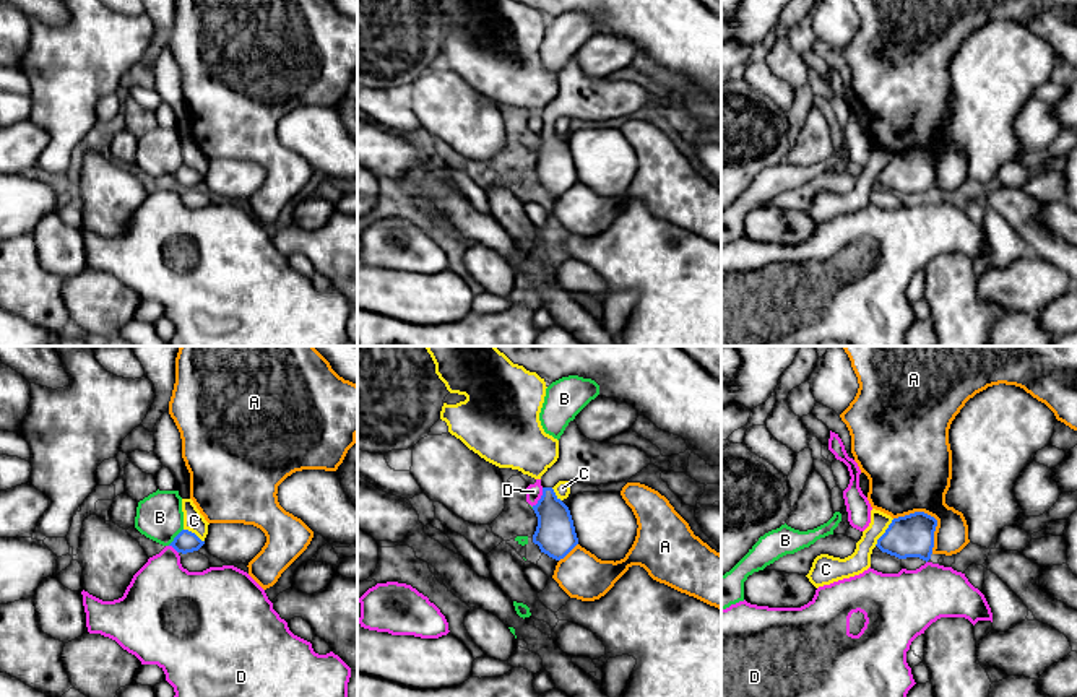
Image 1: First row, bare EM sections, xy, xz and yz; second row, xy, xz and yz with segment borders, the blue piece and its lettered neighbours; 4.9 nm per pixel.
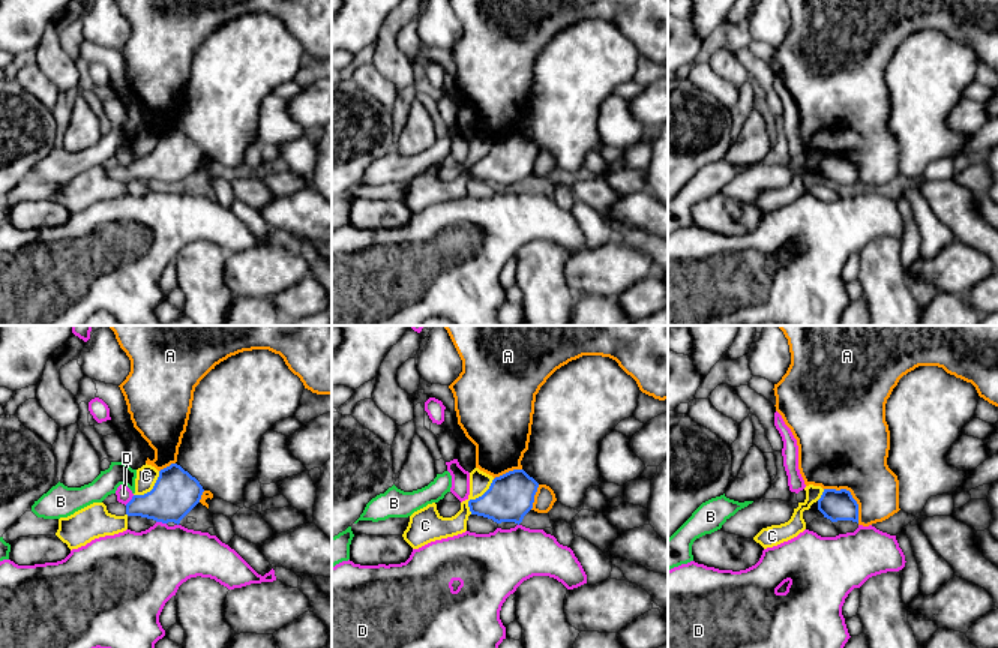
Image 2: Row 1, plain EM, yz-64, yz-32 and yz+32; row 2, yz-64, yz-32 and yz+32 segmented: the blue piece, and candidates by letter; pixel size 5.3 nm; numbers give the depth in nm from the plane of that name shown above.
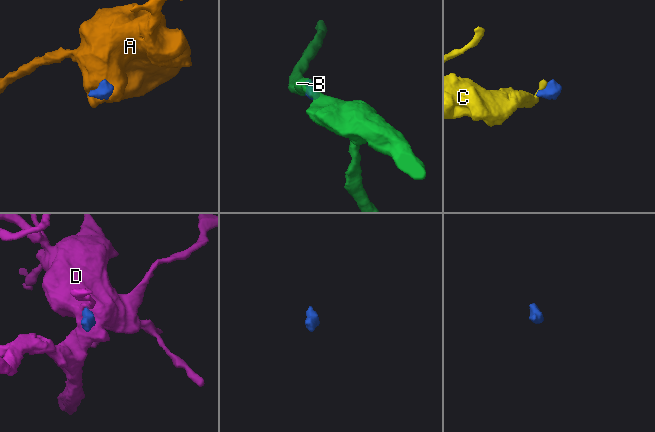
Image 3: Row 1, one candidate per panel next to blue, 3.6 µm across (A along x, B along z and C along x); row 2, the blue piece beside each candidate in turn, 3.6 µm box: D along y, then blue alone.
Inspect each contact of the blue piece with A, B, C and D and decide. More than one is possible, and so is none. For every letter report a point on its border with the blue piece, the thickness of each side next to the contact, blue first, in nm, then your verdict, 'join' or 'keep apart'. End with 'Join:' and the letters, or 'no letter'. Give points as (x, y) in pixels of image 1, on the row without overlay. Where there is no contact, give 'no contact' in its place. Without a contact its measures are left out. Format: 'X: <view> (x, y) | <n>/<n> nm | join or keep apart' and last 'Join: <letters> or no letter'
A: yz (929, 151) | 200/420 nm | keep apart
B: xy (176, 173) | 110/240 nm | keep apart
C: yz (886, 168) | 200/110 nm | keep apart
D: xz (541, 134) | 200/80 nm | keep apart
Join: no letter

